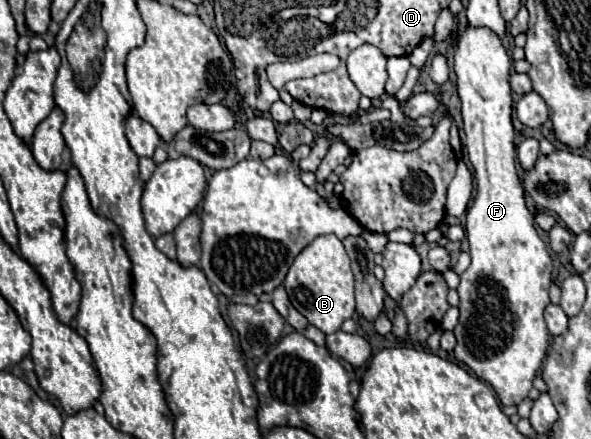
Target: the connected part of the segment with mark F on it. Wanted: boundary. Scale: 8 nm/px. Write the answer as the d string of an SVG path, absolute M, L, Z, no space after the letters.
M467 26L461 32L457 52L455 52L455 74L457 90L461 98L463 130L467 136L467 152L471 166L475 170L477 194L467 210L465 234L469 242L471 264L459 276L459 322L453 330L457 344L453 354L459 362L465 362L481 380L491 384L503 406L519 404L527 398L533 388L533 380L543 364L549 346L549 332L543 320L545 306L549 304L549 286L553 274L553 260L547 252L545 242L535 230L533 212L527 208L525 190L515 168L515 130L511 122L513 98L509 86L511 60L501 44L501 40L487 28Z

